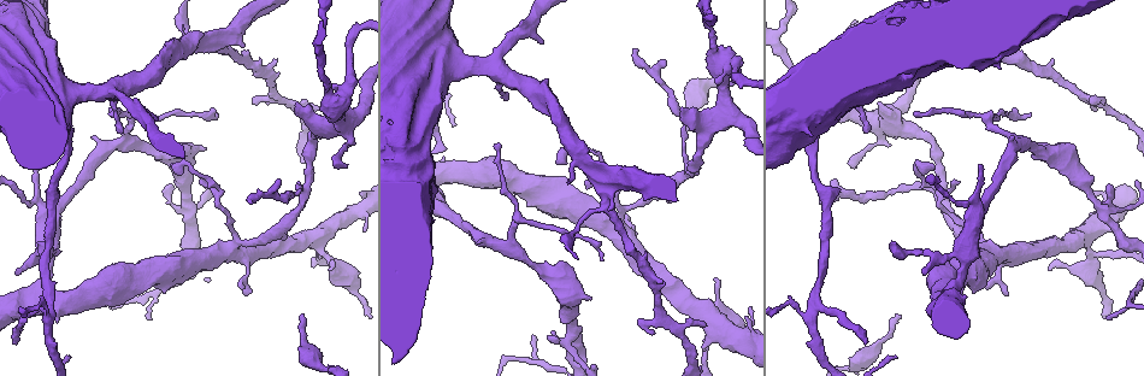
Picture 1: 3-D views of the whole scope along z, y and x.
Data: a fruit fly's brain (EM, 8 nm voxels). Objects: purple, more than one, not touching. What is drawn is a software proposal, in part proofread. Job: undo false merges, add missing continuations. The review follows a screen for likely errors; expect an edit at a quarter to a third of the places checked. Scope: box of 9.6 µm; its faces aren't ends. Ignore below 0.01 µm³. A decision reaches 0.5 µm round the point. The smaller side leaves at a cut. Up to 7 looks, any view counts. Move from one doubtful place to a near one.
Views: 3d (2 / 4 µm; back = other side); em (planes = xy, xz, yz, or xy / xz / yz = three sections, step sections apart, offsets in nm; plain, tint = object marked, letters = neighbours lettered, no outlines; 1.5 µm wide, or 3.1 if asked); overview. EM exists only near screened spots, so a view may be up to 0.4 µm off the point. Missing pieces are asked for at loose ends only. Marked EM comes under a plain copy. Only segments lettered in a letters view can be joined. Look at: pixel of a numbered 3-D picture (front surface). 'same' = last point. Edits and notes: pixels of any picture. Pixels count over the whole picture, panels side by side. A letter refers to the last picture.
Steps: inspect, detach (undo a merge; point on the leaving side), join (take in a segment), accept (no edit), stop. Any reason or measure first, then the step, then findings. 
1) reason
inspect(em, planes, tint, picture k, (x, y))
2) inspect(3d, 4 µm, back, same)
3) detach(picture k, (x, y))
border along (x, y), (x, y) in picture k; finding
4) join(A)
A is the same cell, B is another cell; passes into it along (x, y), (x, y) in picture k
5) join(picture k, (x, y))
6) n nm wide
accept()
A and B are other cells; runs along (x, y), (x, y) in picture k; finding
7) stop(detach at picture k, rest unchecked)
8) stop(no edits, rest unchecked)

abrupt turn
inspect(3d, 4 µm, picture 1, (915, 162))

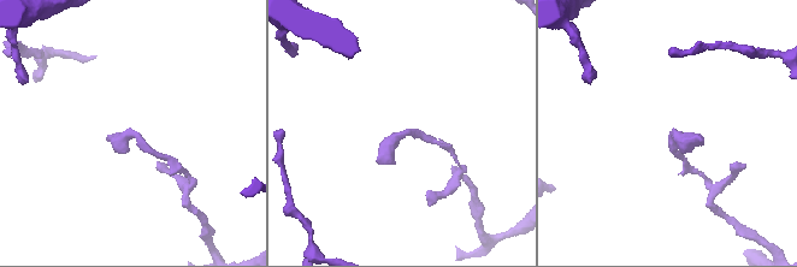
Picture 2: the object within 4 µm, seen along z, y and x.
need the tissue
inspect(em, planes, tint, picture 2, (406, 133))

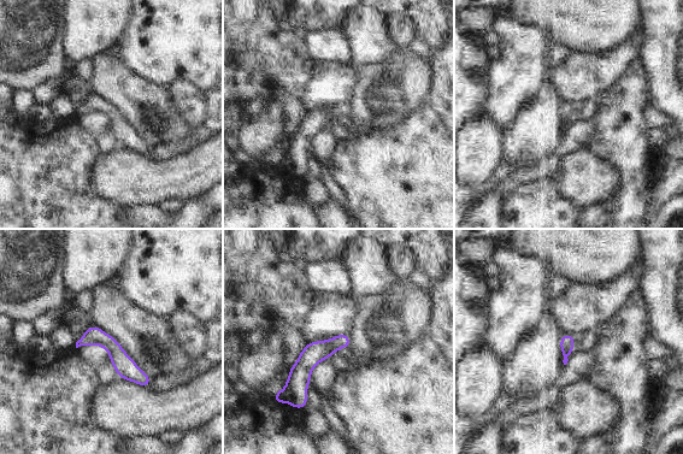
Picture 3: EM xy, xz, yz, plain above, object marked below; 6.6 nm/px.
inspect(em, planes, letters, same)

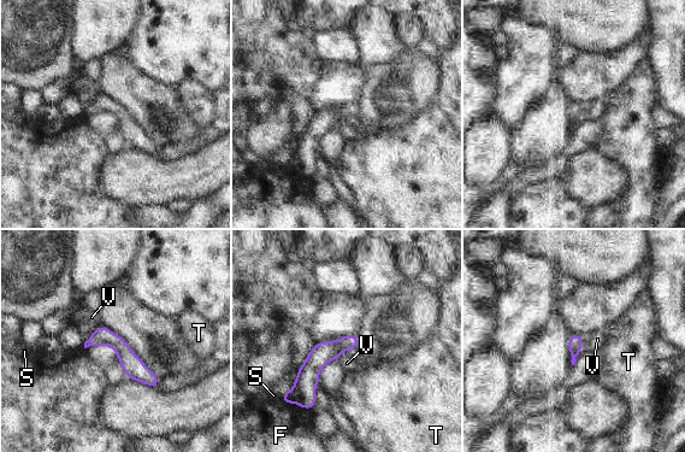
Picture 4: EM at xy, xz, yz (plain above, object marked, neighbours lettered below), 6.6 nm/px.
100 nm wide
accept()
F, S, T and V are other cells; border along (343, 352), (336, 358) in picture 4; continuous, no second neuron

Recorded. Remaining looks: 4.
free end
inspect(3d, 2 µm, picture 1, (157, 119))

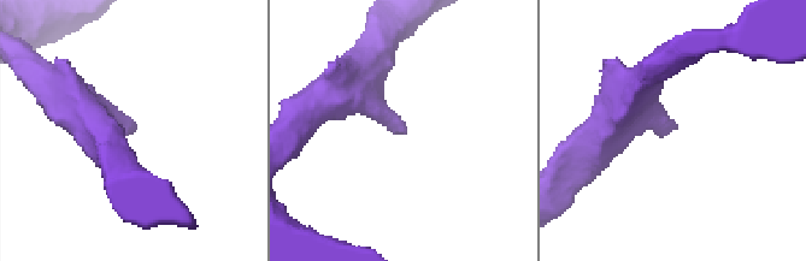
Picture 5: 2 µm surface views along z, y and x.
shape alone is not enough
inspect(em, xz, step 4, tint, picture 5, (135, 123))

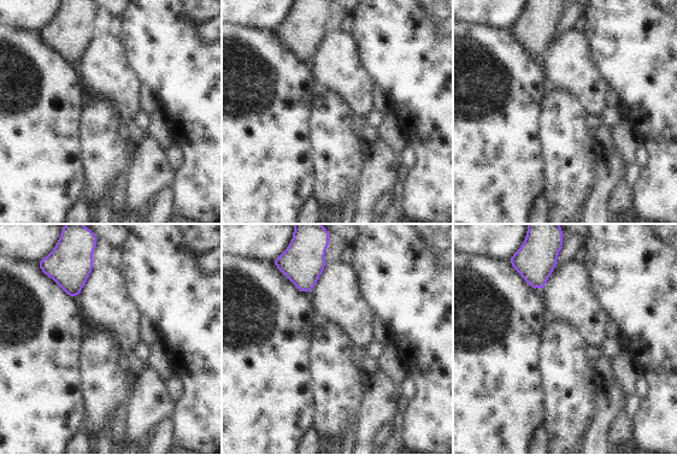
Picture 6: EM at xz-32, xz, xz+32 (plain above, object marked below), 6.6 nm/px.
cut it another way
inspect(em, planes, letters, same)

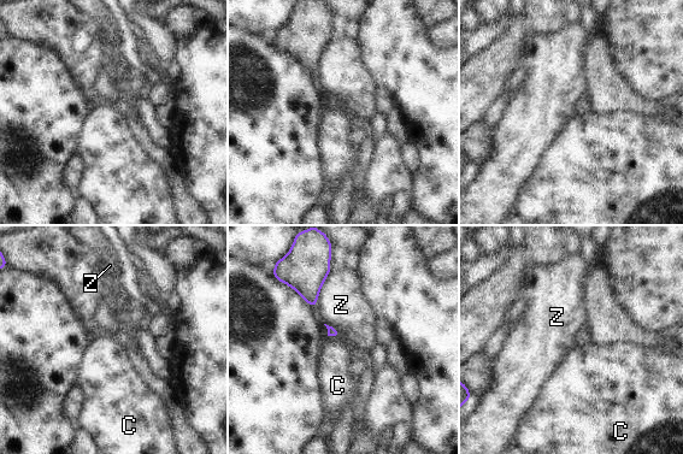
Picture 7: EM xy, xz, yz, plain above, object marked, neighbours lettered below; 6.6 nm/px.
accept()
C and Z are other cells; border along (331, 270), (321, 289), (316, 307) in picture 7; none of them fits

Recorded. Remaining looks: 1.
stop(no edits, rest unchecked)

